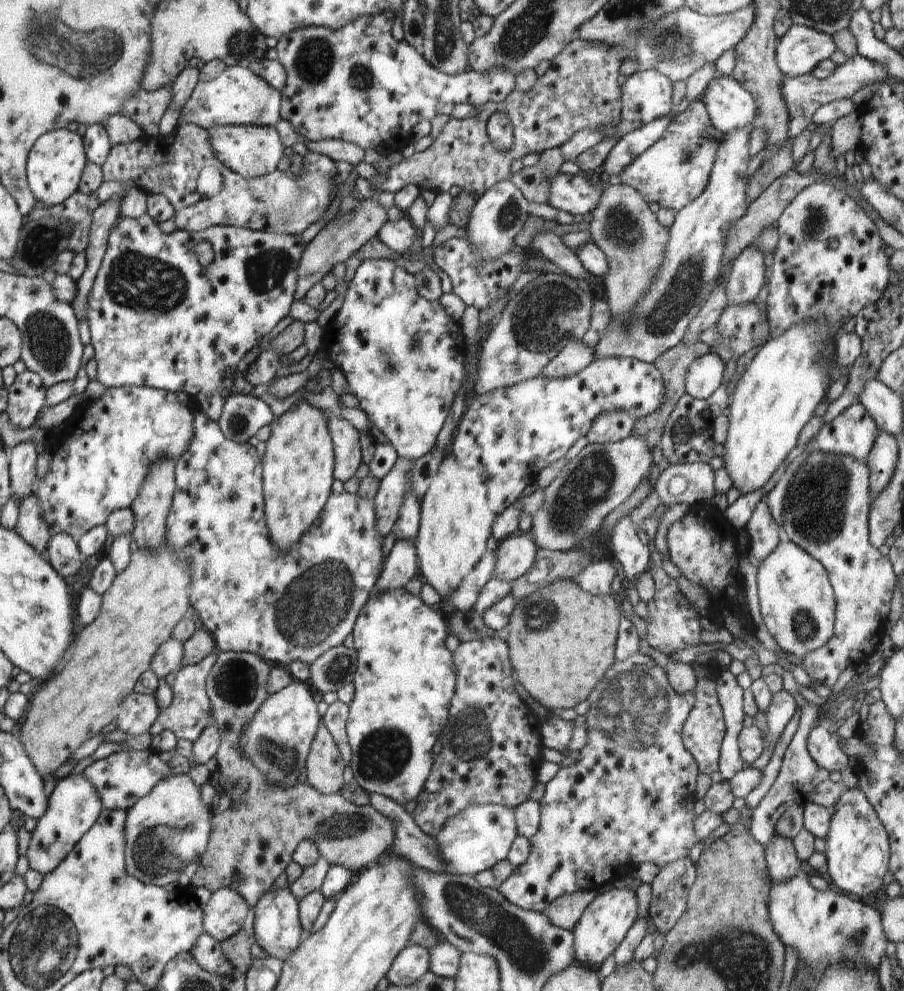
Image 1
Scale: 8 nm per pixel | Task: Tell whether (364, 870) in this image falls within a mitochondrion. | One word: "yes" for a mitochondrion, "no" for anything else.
no

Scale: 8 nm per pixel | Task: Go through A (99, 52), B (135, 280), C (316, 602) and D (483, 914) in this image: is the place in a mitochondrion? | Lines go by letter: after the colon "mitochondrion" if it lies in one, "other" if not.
A: mitochondrion
B: mitochondrion
C: mitochondrion
D: mitochondrion

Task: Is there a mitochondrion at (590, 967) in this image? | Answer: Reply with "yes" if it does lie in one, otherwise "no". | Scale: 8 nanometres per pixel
no

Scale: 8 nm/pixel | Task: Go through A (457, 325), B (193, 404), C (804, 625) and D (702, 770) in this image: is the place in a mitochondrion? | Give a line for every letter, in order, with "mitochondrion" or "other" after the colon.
A: other
B: other
C: mitochondrion
D: other

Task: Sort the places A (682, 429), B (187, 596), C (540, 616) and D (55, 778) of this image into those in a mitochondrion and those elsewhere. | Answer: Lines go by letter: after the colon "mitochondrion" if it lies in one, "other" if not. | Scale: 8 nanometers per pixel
A: mitochondrion
B: other
C: mitochondrion
D: other

